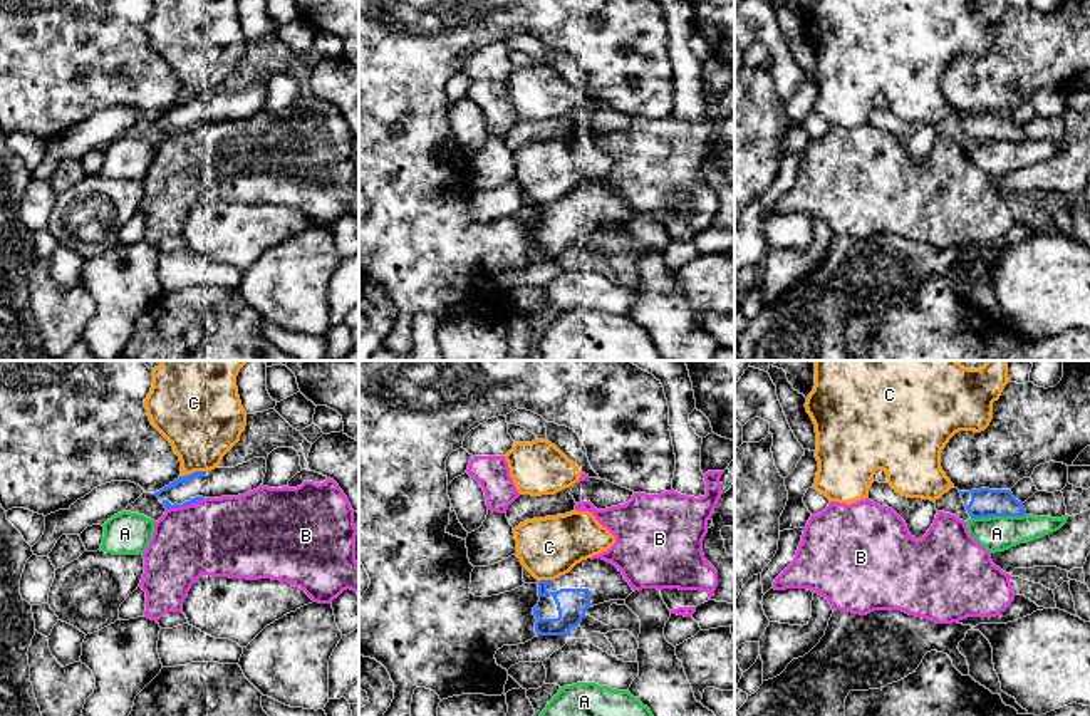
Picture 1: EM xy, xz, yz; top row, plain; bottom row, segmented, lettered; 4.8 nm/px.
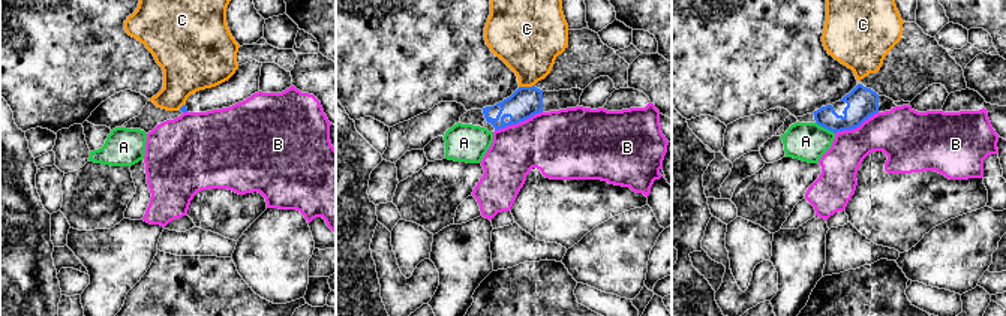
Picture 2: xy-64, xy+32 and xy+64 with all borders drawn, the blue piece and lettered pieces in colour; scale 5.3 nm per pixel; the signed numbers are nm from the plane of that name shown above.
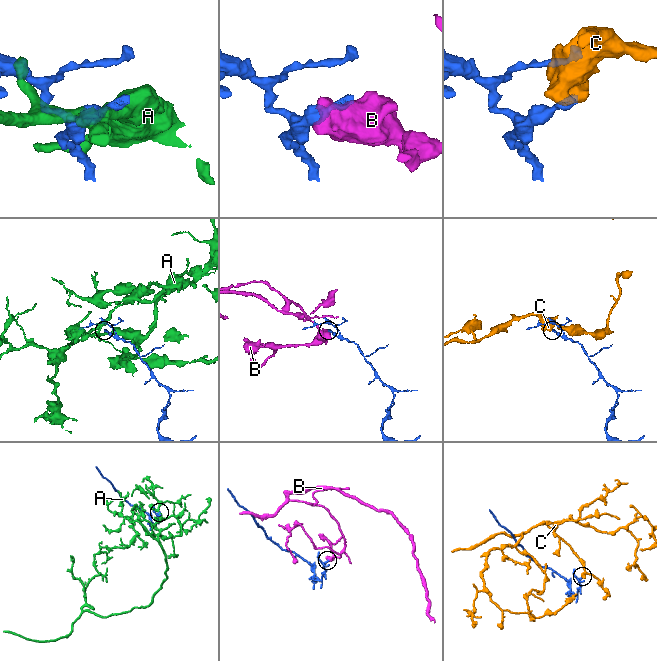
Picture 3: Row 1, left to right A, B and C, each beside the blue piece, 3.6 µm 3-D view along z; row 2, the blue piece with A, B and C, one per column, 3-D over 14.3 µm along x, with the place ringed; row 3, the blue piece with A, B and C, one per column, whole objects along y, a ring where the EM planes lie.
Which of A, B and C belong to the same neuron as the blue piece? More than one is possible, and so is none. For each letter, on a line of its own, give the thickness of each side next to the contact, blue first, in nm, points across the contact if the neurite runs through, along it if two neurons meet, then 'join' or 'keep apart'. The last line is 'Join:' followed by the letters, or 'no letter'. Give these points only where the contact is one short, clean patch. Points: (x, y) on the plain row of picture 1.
A: 140/180 nm | keep apart
B: 40/380 nm | keep apart
C: 40/380 nm | keep apart
Join: no letter

